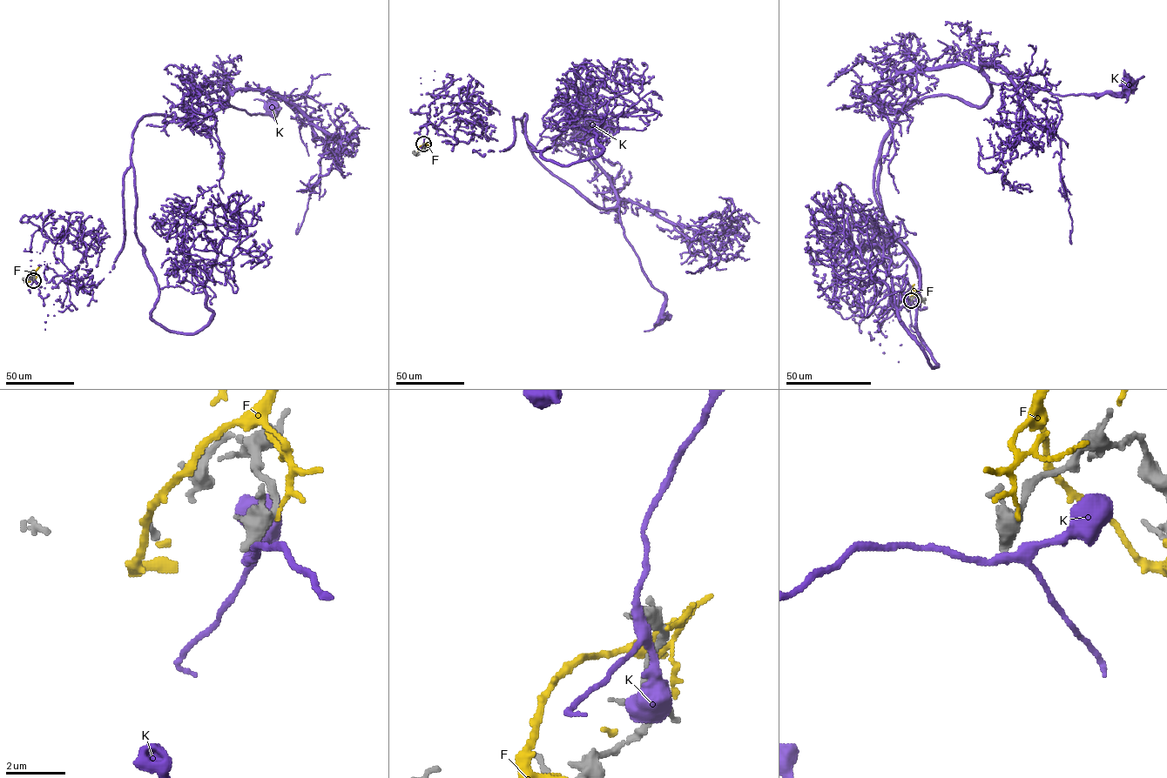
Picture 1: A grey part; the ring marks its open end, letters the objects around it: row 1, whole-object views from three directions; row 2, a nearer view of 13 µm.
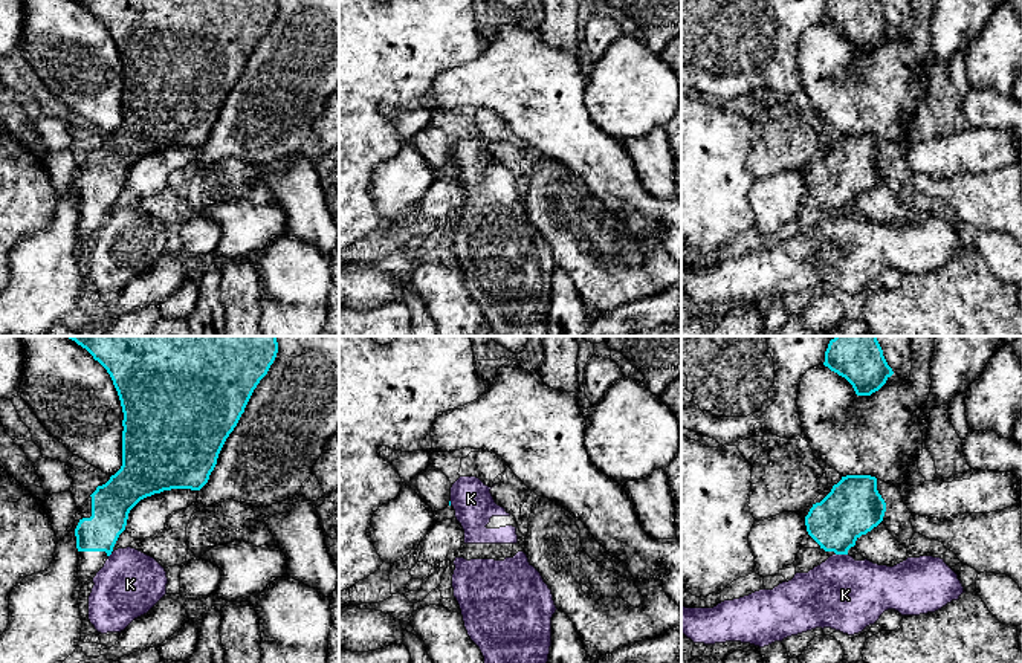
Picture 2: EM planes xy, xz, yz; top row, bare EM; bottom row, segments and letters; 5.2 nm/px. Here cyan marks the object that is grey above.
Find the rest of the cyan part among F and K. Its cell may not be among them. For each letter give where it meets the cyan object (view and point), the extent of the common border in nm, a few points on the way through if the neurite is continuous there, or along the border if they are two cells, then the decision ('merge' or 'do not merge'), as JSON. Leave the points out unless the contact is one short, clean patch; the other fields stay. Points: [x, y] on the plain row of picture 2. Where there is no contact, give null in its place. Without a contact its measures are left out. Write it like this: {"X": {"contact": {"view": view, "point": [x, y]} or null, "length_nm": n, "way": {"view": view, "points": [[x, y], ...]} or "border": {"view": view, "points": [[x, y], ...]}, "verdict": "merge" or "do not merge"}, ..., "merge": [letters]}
{"F": {"contact": null, "verdict": "do not merge"}, "K": {"contact": {"view": "yz", "point": [842, 211]}, "length_nm": 60, "border": {"view": "yz", "points": [[836, 211], [847, 213]]}, "verdict": "do not merge"}, "merge": []}

